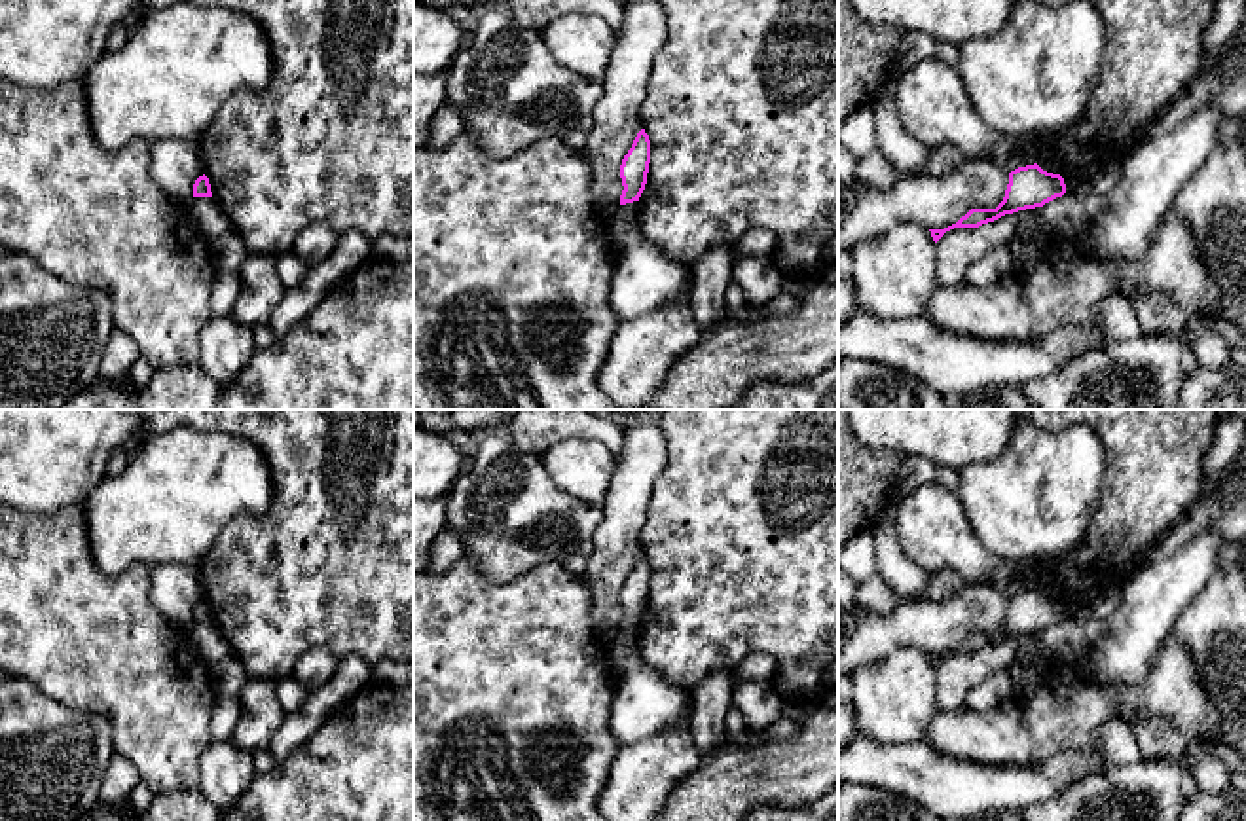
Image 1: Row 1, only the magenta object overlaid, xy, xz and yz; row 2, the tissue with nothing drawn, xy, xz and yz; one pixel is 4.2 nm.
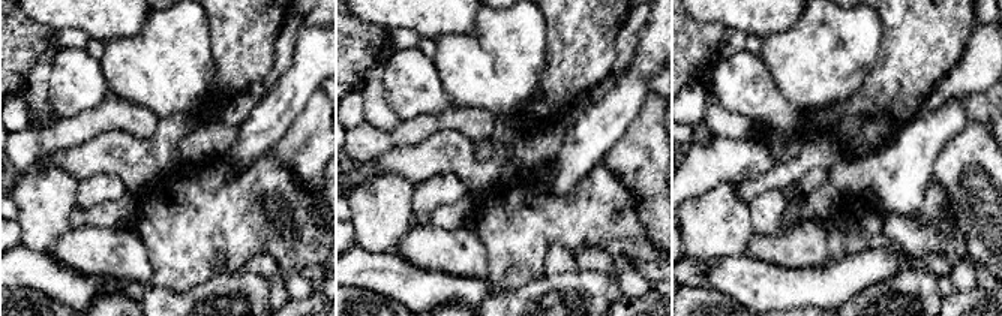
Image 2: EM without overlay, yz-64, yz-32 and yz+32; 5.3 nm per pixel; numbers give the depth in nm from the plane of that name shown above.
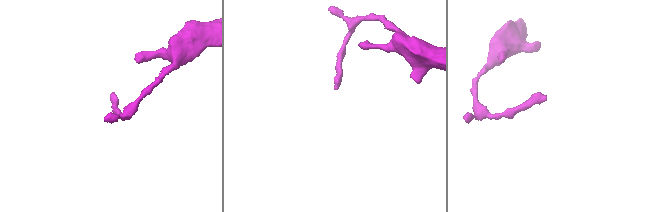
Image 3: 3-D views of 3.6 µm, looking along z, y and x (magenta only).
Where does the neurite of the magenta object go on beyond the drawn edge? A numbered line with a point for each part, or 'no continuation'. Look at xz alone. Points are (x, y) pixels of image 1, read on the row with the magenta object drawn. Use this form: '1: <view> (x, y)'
no continuation

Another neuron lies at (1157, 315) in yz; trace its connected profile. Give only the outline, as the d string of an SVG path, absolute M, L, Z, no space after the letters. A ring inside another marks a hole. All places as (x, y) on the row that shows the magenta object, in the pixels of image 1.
M1153 292L1132 301L1136 319L1145 336L1183 336L1191 324L1183 311L1166 296Z

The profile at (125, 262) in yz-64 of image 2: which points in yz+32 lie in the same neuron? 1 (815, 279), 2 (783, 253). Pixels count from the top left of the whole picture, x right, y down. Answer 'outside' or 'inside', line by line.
1: outside
2: inside

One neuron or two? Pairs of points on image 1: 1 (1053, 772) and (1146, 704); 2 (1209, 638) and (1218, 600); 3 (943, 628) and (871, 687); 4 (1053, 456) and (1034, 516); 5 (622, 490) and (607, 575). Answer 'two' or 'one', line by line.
1: two
2: one
3: two
4: one
5: one

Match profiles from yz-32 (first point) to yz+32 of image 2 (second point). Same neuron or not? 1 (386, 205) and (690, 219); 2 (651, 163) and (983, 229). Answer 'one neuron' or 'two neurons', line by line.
1: one neuron
2: one neuron

